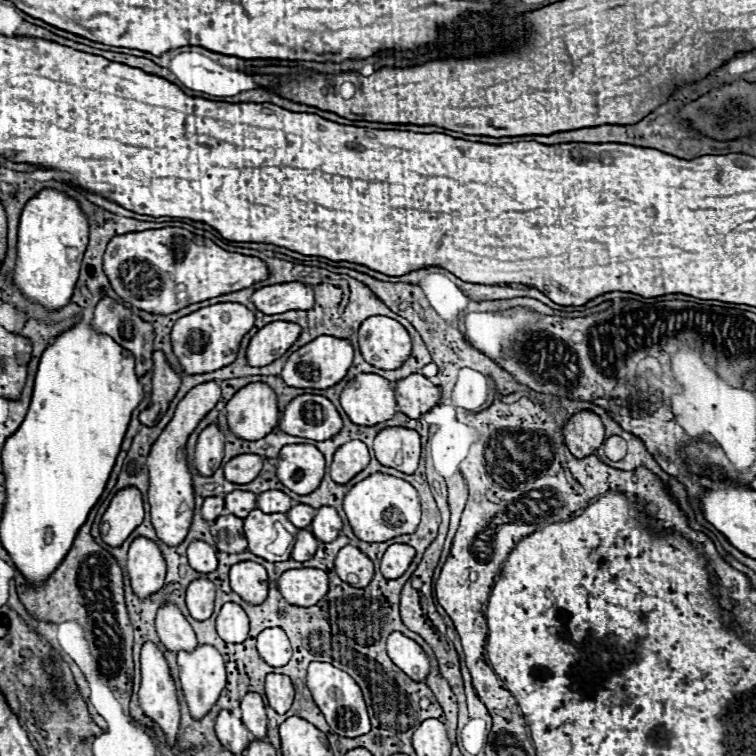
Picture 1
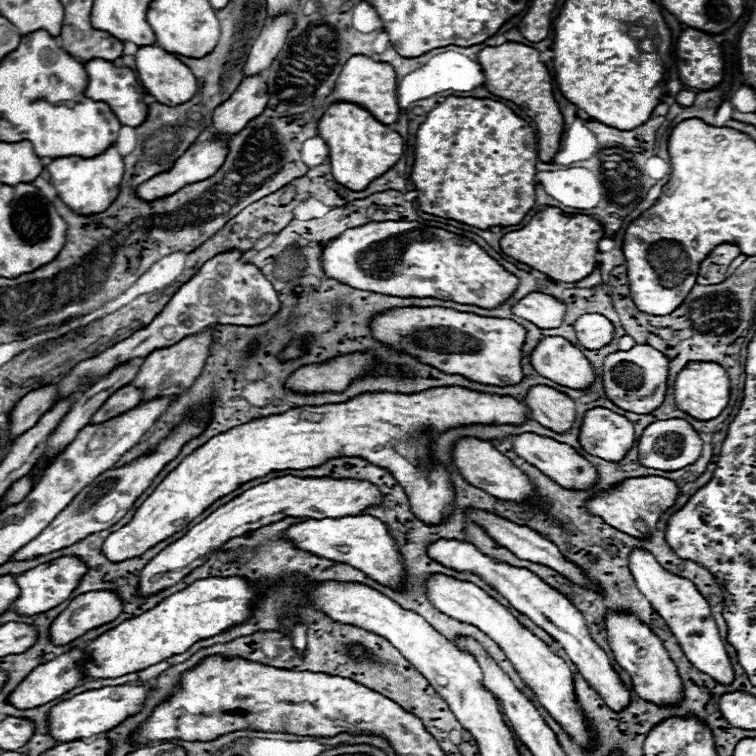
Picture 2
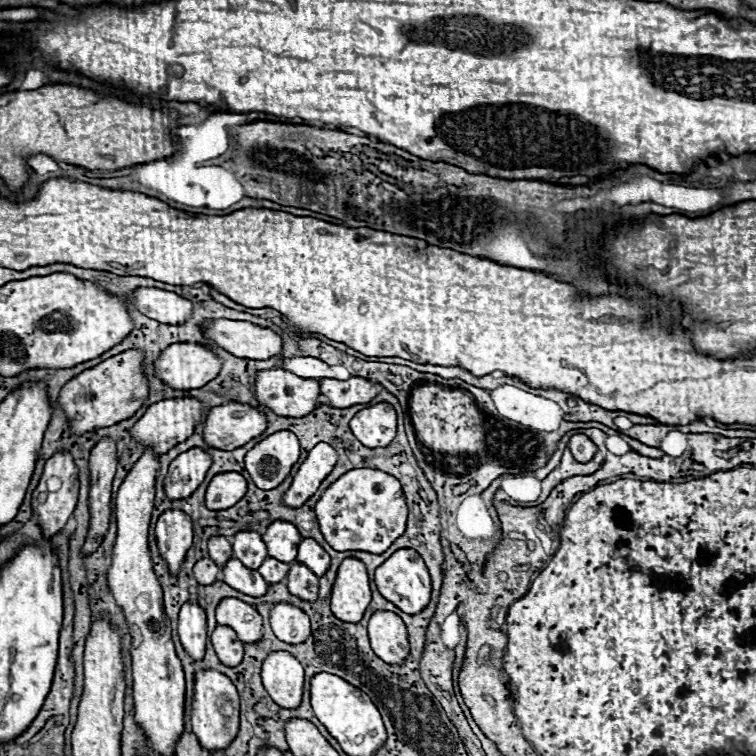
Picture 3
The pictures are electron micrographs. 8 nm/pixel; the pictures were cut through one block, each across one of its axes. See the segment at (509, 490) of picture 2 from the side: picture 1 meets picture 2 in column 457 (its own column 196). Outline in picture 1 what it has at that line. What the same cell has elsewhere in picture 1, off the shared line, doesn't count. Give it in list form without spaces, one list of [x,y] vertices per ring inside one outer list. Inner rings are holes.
[[[210,424],[202,430],[196,444],[194,454],[196,470],[202,476],[212,476],[214,470],[220,466],[222,458],[224,458],[224,434],[218,428],[218,424]]]

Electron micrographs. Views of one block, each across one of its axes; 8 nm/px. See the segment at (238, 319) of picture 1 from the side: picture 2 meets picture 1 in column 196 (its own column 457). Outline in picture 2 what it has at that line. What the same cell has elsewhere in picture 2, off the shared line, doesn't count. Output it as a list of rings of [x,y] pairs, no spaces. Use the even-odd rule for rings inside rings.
[[[430,306],[430,308],[390,308],[380,312],[370,320],[370,330],[376,342],[396,348],[398,352],[406,352],[414,358],[418,358],[424,364],[430,364],[446,374],[460,374],[470,380],[482,382],[482,384],[494,384],[494,386],[506,386],[506,384],[518,384],[522,382],[522,354],[520,348],[524,344],[526,330],[506,318],[488,318],[488,316],[478,316],[472,312],[458,312],[452,308],[440,308],[440,306]]]

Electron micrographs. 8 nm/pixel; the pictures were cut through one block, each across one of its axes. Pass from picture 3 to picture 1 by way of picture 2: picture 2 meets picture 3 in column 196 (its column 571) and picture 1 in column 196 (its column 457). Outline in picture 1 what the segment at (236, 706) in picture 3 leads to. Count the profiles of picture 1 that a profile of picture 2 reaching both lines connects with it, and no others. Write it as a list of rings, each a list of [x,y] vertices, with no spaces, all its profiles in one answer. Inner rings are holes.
[[[208,578],[192,580],[192,584],[186,590],[186,606],[190,610],[190,616],[196,620],[210,618],[214,610],[214,594],[216,586]]]

